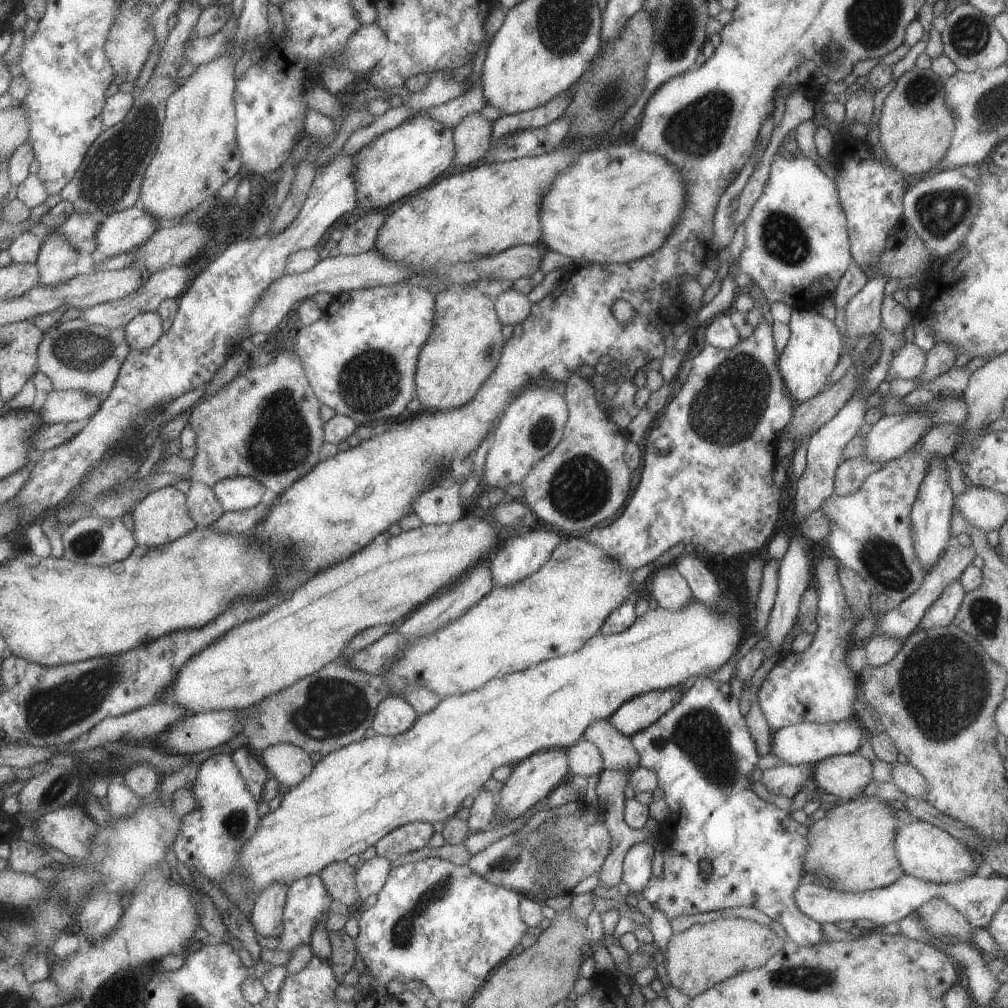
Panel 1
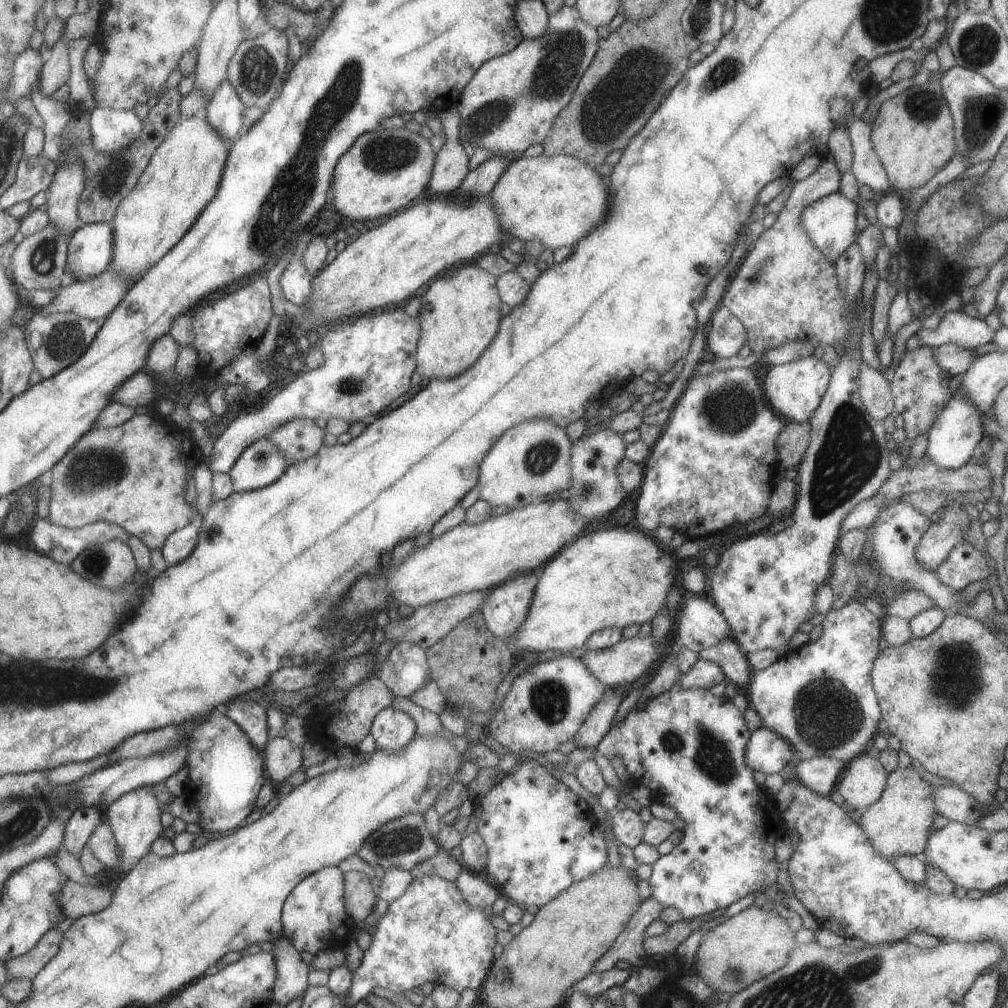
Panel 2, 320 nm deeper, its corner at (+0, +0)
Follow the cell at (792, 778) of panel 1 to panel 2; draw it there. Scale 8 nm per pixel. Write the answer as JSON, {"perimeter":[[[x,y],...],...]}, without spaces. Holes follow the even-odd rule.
{"perimeter":[[[818,756],[797,761],[791,771],[785,766],[778,774],[785,780],[787,773],[795,773],[795,777],[808,789],[814,793],[828,796],[835,790],[845,766],[846,763],[839,759]]]}

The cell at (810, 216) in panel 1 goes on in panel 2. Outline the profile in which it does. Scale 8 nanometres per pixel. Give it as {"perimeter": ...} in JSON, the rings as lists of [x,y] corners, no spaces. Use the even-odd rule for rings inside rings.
{"perimeter":[[[837,190],[814,200],[801,211],[800,225],[803,225],[812,245],[832,263],[855,240],[857,207],[856,202],[845,198]]]}

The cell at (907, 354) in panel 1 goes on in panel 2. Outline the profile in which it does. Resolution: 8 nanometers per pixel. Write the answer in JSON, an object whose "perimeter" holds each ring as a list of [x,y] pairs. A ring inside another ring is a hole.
{"perimeter":[[[947,343],[934,347],[933,356],[936,363],[952,377],[967,371],[982,351],[972,351],[957,344]]]}

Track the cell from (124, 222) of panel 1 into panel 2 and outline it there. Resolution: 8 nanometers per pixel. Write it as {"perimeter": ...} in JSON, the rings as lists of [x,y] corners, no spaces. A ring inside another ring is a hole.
{"perimeter":[[[88,223],[70,234],[66,270],[75,281],[87,280],[108,268],[113,246],[109,223]]]}

